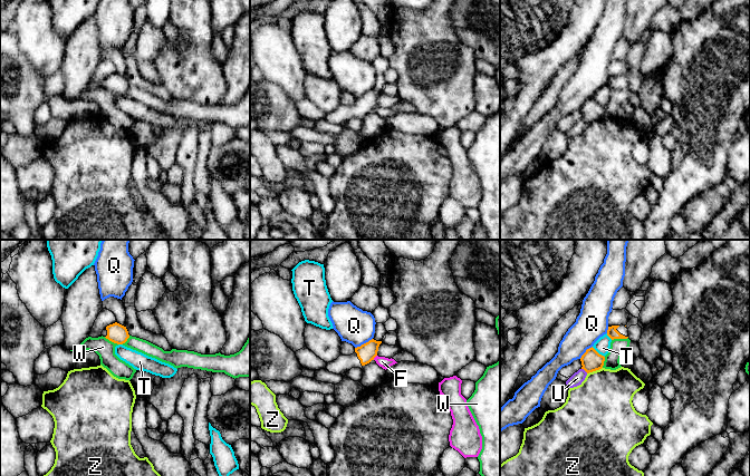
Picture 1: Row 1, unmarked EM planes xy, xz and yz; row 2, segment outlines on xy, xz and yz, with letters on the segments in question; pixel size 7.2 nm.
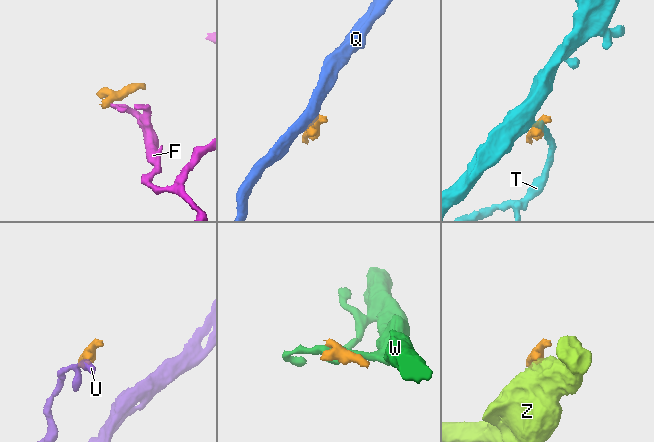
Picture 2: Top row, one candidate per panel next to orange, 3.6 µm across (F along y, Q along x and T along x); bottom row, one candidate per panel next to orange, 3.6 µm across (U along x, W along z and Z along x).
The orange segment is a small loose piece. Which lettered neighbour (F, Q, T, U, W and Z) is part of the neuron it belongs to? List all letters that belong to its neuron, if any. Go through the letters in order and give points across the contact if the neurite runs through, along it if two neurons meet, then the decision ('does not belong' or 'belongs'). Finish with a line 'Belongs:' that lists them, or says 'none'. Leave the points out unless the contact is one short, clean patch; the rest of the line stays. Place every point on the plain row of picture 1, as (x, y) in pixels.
F: border along xz (376, 105), (373, 109); does not belong
Q: border along xz (372, 88), (355, 98); does not belong
T: border along yz (592, 97), (604, 107); does not belong
U: border along yz (582, 118), (587, 123); does not belong
W: does not belong
Z: border along yz (602, 117), (587, 124); does not belong
Belongs: none

